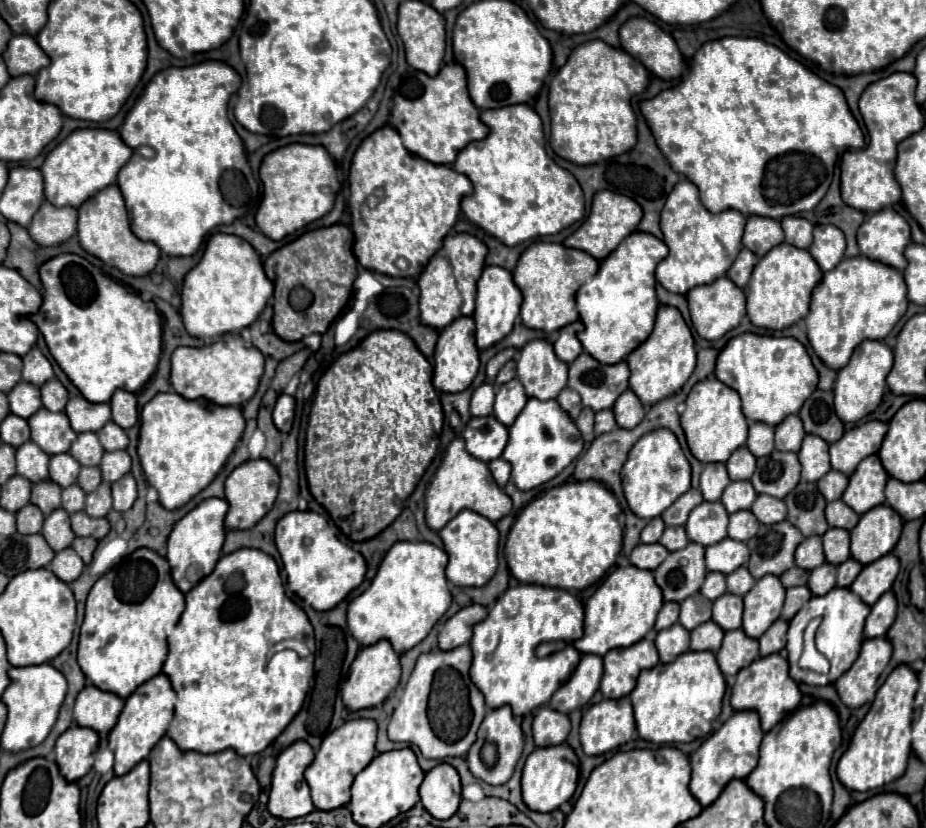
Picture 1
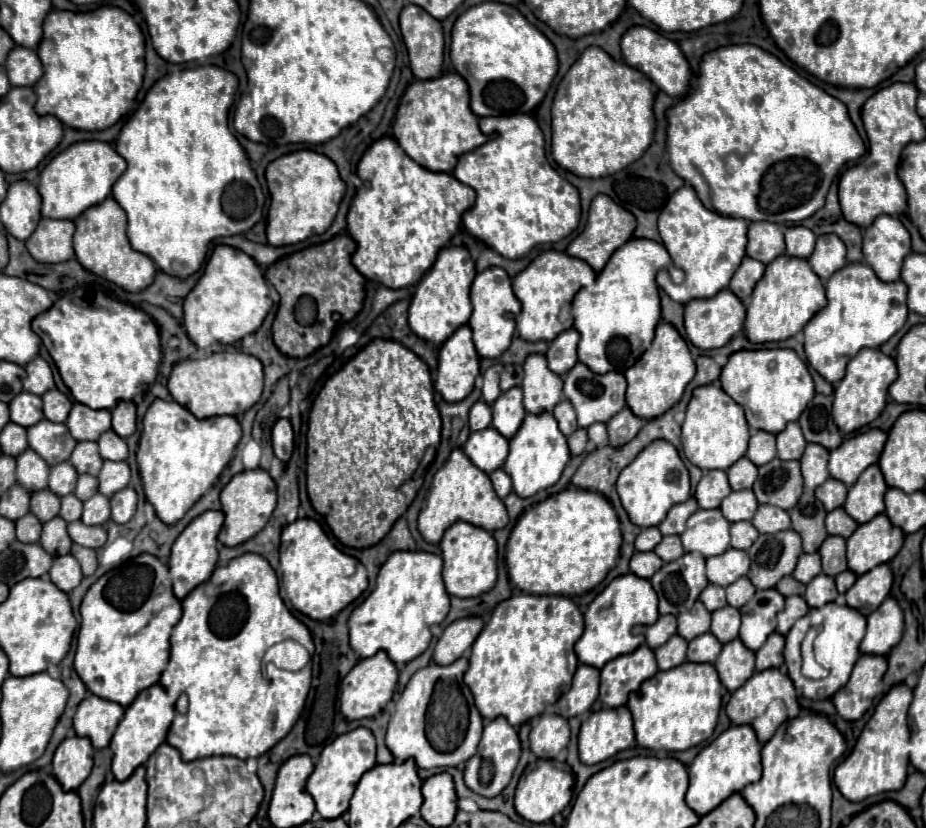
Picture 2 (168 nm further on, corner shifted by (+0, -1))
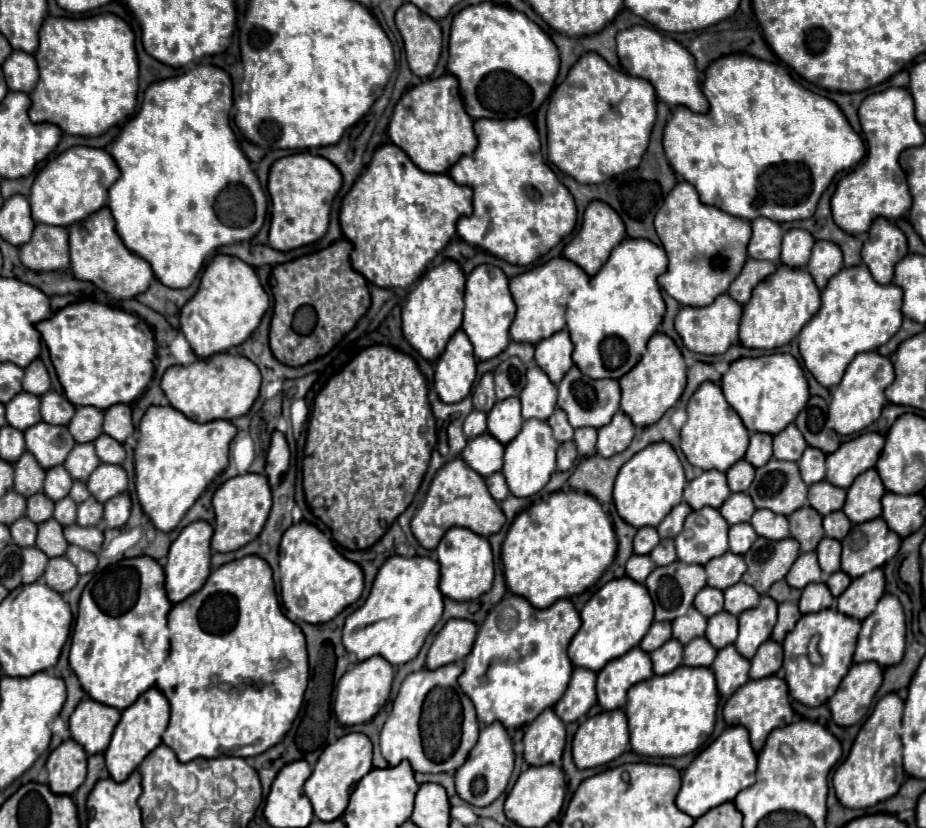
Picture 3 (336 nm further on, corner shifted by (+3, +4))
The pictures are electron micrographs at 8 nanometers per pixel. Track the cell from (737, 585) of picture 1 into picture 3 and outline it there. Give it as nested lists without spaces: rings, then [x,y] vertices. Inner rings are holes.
[[[738,582],[728,590],[724,590],[724,610],[730,612],[732,616],[740,616],[742,612],[756,608],[758,600],[760,600],[760,594],[744,582]]]

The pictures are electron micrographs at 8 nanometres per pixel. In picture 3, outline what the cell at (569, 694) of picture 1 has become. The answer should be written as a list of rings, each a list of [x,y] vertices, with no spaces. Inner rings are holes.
[[[574,668],[566,694],[554,706],[554,712],[564,724],[582,718],[596,704],[596,672],[586,668]]]

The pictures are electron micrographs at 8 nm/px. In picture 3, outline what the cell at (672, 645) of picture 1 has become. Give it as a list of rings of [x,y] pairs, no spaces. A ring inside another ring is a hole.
[[[668,640],[664,646],[650,654],[654,664],[654,674],[668,674],[682,664],[682,644],[678,640]]]

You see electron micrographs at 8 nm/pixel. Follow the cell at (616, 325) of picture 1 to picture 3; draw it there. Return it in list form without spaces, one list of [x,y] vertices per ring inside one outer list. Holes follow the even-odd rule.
[[[626,238],[612,250],[602,270],[590,278],[590,284],[570,296],[566,326],[574,342],[572,360],[584,376],[620,380],[636,366],[666,312],[656,280],[666,268],[668,258],[660,246],[644,238]]]

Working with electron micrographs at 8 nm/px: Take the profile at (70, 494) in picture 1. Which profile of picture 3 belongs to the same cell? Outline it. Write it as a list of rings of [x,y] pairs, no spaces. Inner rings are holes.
[[[70,496],[62,498],[60,502],[56,502],[54,506],[54,518],[62,524],[62,526],[70,526],[76,522],[76,504]]]

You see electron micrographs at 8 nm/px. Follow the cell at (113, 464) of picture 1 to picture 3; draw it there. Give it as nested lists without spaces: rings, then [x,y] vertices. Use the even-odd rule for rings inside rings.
[[[100,464],[90,480],[86,482],[90,494],[100,502],[108,502],[112,496],[118,496],[126,490],[128,486],[128,478],[126,478],[126,470],[122,466],[114,466],[114,464]]]

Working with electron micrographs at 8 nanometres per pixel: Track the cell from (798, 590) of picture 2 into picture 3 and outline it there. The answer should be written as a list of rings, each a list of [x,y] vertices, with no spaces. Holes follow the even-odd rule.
[[[780,580],[780,582],[776,582],[776,584],[772,584],[772,588],[768,590],[768,596],[772,598],[772,600],[776,600],[778,604],[780,602],[798,602],[800,600],[800,590],[796,590],[796,588],[790,588],[788,584],[786,584],[786,580]]]

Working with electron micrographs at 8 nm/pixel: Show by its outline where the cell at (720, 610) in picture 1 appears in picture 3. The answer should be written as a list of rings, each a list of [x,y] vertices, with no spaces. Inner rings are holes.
[[[720,612],[712,618],[708,618],[708,628],[706,628],[706,640],[716,648],[724,648],[728,644],[734,644],[738,636],[738,618],[728,614],[728,612]]]

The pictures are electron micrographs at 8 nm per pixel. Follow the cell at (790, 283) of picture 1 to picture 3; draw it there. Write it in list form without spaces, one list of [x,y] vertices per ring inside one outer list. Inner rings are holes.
[[[784,264],[760,282],[750,302],[744,306],[740,320],[740,344],[746,348],[774,350],[788,344],[794,336],[800,334],[802,326],[820,310],[820,290],[816,288],[812,276],[806,270],[792,270]]]

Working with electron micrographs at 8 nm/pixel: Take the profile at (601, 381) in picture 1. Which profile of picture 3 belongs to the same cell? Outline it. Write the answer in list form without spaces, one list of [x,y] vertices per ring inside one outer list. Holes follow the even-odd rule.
[[[572,366],[558,384],[558,406],[566,412],[572,428],[602,428],[620,410],[620,386],[616,380],[592,380]]]

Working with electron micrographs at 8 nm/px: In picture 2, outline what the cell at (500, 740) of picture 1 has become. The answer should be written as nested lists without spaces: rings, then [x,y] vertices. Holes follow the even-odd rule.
[[[497,717],[493,721],[487,721],[479,749],[477,749],[475,757],[471,757],[471,761],[467,761],[467,765],[465,765],[467,787],[483,797],[499,795],[509,785],[511,775],[519,763],[519,755],[521,755],[521,743],[519,743],[515,727],[511,727],[505,717]]]

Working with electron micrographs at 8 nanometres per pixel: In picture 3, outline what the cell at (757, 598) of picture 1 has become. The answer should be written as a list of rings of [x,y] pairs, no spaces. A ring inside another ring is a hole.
[[[764,594],[756,608],[746,610],[738,616],[740,634],[734,646],[744,658],[750,660],[756,654],[756,648],[764,644],[764,640],[770,640],[772,628],[776,624],[776,610],[778,610],[778,604]]]

